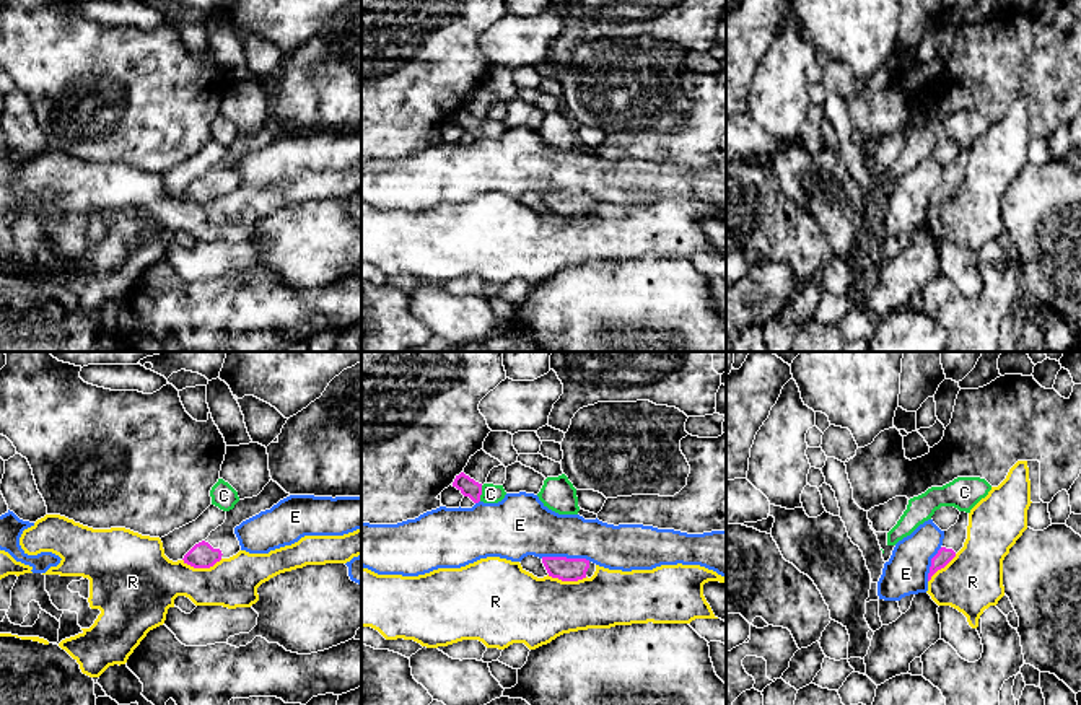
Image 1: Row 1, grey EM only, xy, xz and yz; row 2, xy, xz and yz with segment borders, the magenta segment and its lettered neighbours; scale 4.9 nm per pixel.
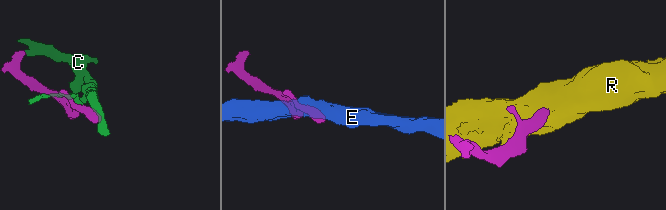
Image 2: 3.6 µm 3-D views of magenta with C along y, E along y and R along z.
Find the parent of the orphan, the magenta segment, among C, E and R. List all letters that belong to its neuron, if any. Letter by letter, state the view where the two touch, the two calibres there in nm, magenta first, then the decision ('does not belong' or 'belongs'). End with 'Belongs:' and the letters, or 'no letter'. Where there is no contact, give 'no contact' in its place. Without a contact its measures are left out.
C: xz | 90/100 nm | does not belong
E: xz | 120/280 nm | does not belong
R: xy | 130/260 nm | does not belong
Belongs: no letter

